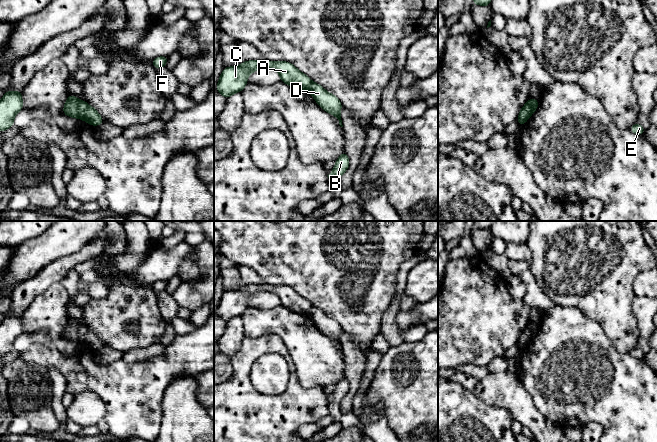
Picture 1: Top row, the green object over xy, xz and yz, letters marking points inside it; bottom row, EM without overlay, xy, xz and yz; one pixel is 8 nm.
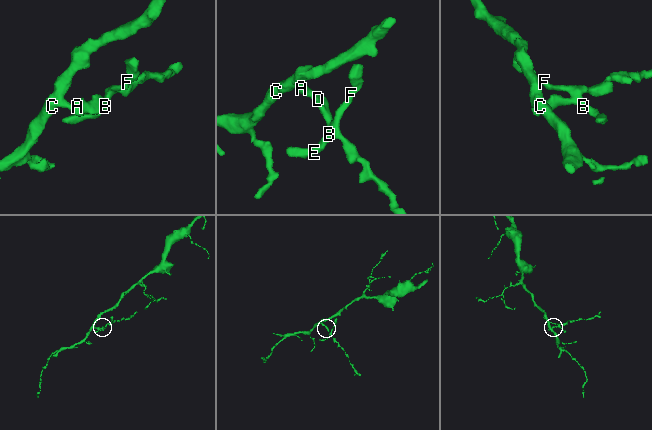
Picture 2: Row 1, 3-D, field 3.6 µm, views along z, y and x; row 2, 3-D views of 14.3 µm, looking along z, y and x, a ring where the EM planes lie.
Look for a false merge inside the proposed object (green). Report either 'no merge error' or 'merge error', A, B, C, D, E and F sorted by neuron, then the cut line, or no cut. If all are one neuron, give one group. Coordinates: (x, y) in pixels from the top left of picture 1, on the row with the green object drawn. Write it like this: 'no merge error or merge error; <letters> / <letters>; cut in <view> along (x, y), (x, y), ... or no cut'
merge error; A C / B D E F; cut in xy along (88, 104), (83, 119)

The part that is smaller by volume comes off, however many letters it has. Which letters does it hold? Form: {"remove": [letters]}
{"remove": ["B", "D", "E", "F"]}

